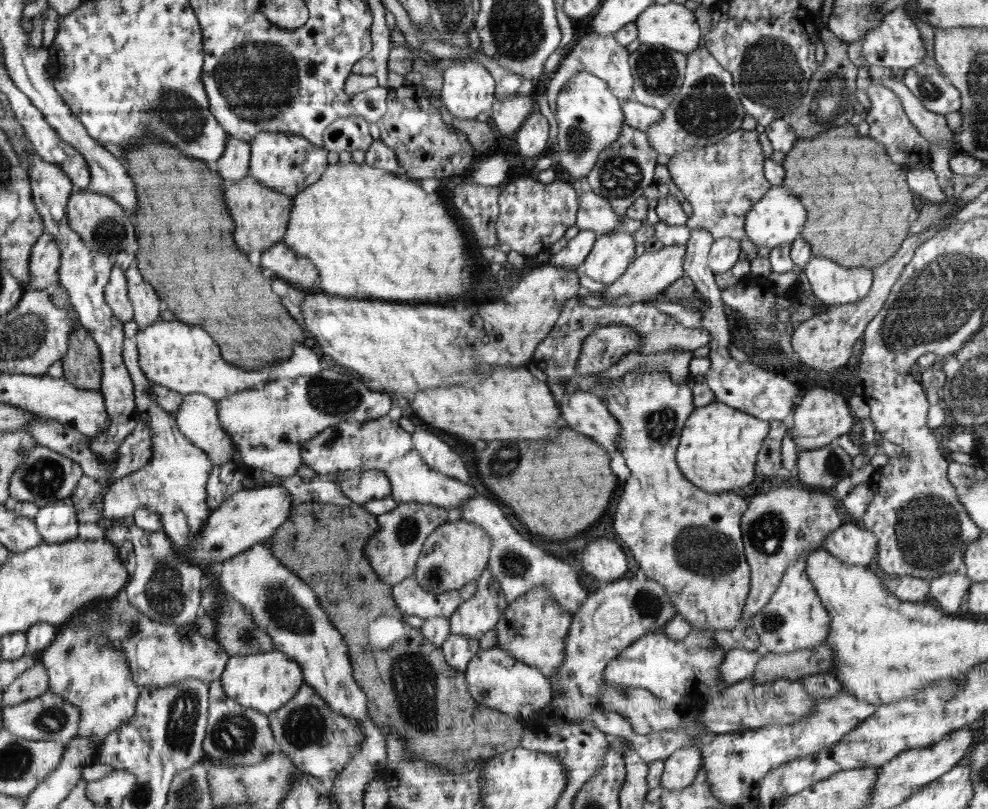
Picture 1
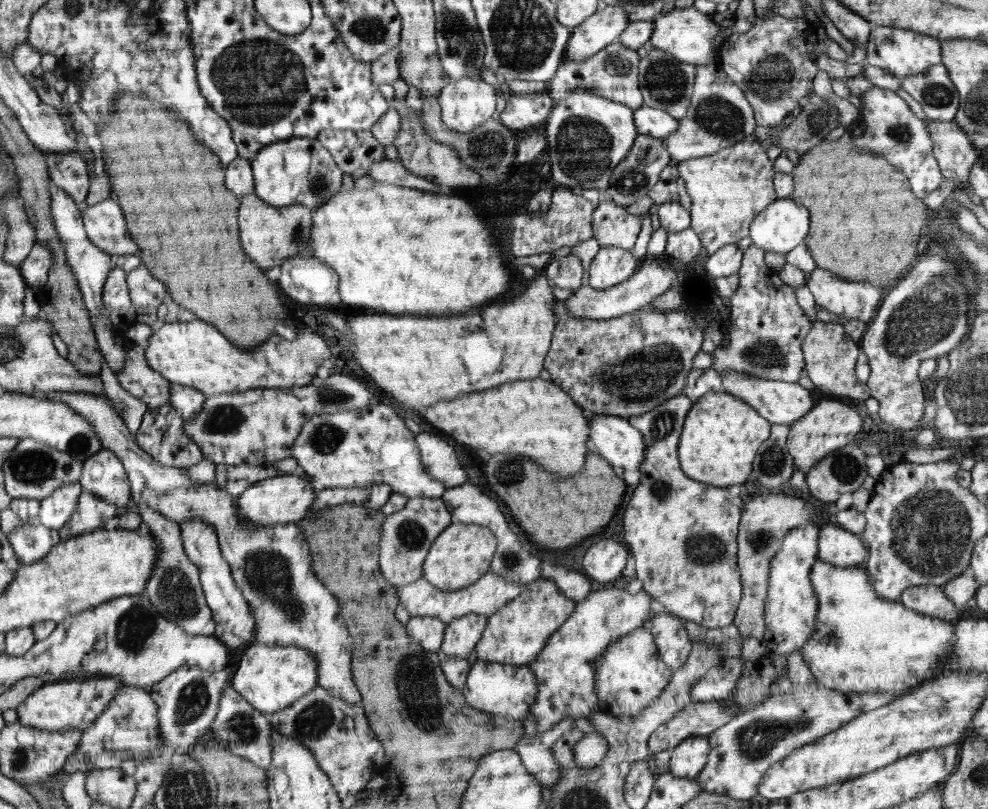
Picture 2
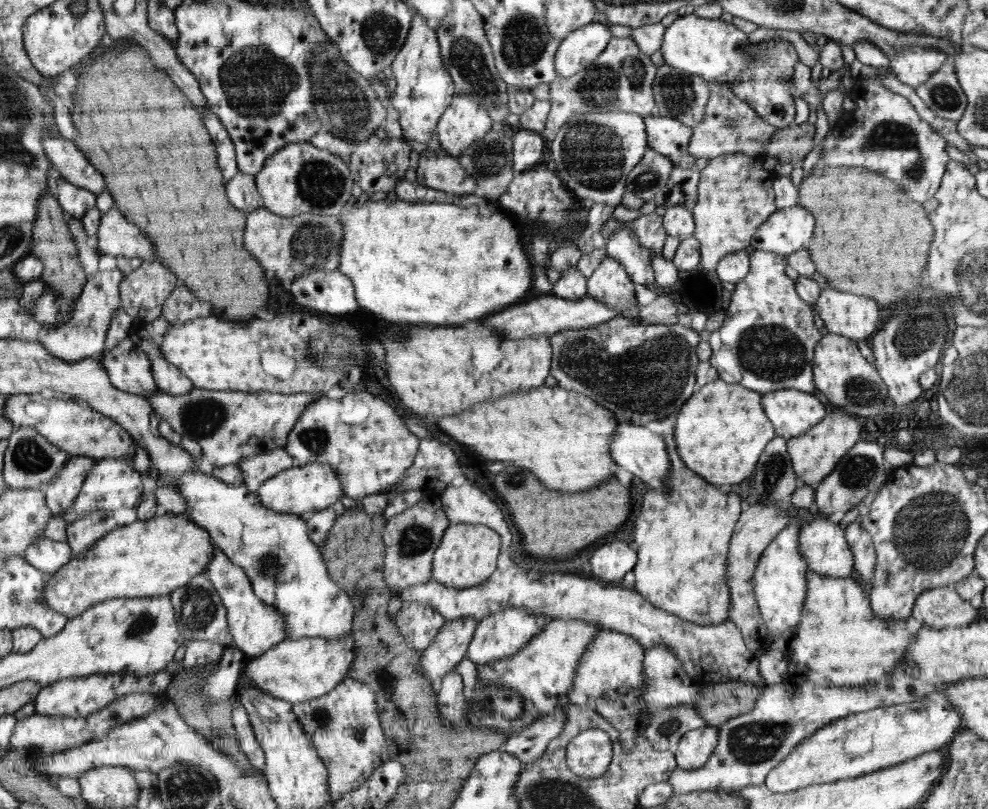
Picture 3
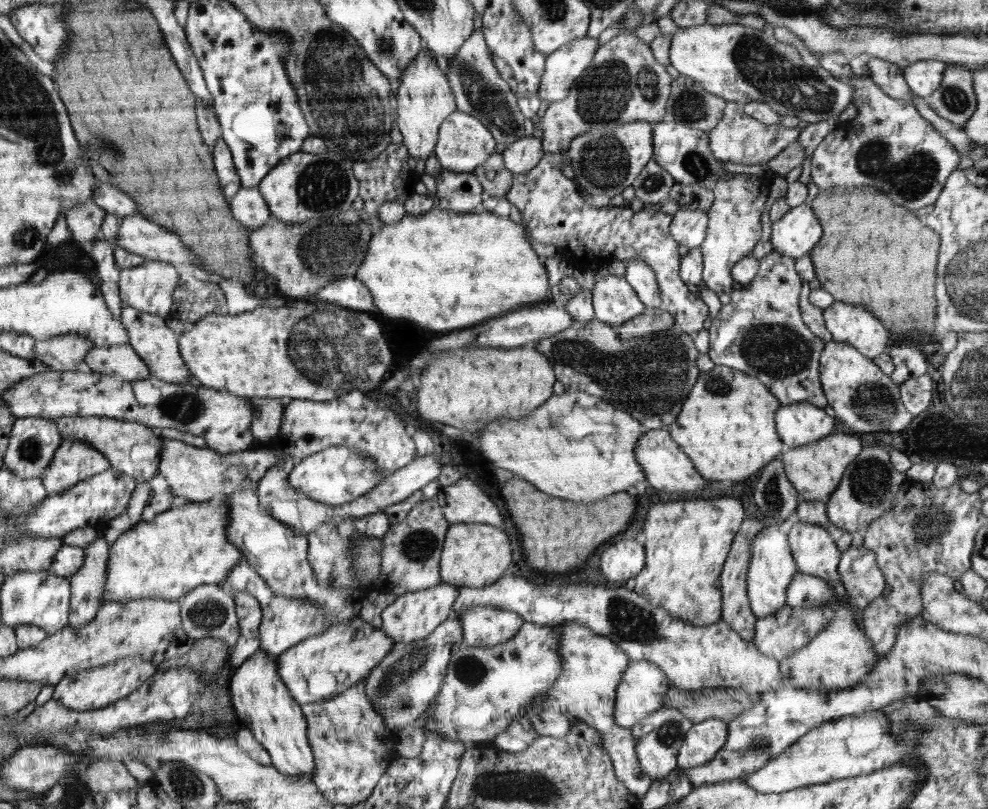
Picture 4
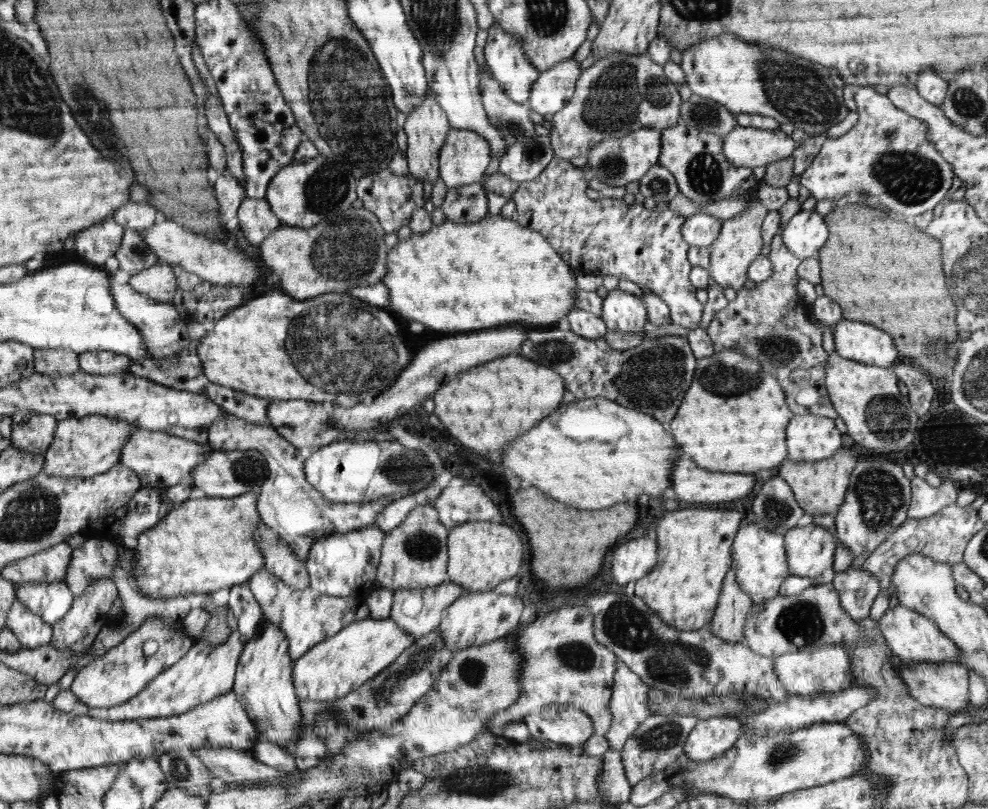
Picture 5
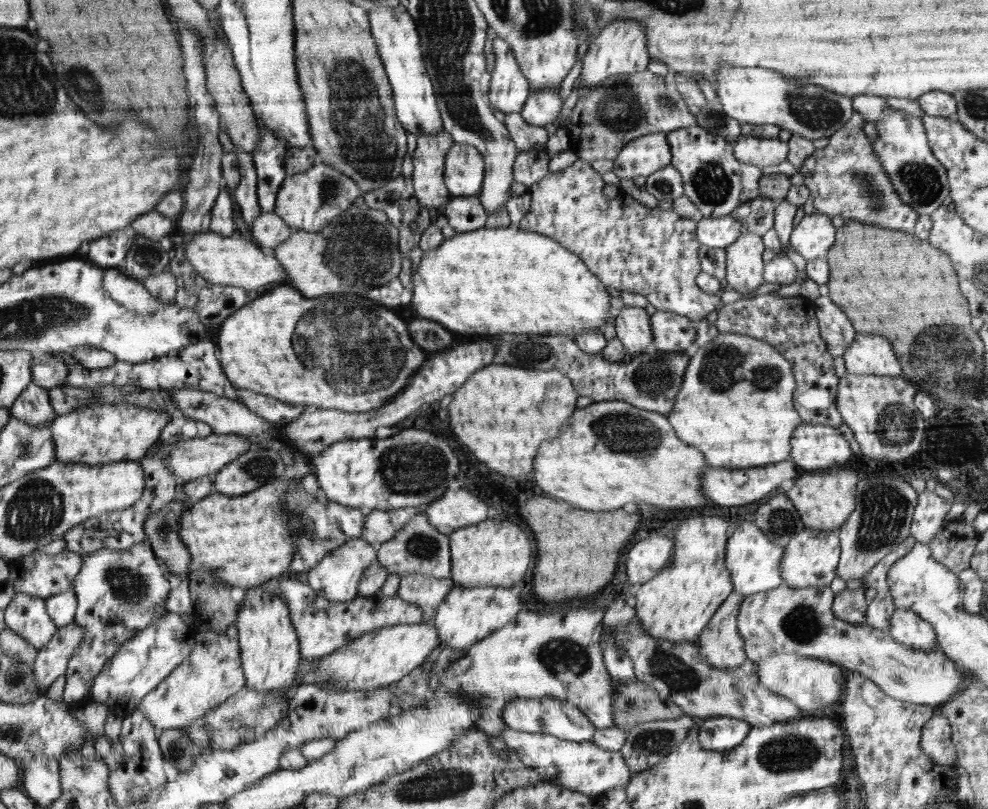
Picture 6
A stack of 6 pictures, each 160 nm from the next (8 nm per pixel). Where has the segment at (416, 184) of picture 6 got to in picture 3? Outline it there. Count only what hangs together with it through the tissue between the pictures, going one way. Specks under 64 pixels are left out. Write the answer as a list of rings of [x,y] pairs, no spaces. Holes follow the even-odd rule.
[[[412,13],[411,30],[402,50],[391,64],[393,89],[391,106],[400,112],[404,139],[427,143],[437,130],[438,119],[450,106],[455,84],[444,67],[437,31],[424,15]]]

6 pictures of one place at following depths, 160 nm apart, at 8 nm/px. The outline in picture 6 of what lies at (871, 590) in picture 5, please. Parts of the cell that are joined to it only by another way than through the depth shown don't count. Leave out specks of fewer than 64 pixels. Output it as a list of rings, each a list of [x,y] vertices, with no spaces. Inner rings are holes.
[[[866,588],[842,589],[833,600],[833,613],[840,619],[854,624],[864,623],[867,615]]]

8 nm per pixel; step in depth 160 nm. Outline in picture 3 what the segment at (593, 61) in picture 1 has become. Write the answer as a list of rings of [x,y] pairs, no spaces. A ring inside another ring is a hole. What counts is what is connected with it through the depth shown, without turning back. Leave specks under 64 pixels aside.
[[[612,37],[607,47],[594,59],[592,65],[568,78],[557,76],[549,84],[551,109],[542,132],[546,147],[570,117],[589,112],[622,111],[641,117],[656,114],[652,82],[658,72],[650,55],[644,54],[631,37]]]

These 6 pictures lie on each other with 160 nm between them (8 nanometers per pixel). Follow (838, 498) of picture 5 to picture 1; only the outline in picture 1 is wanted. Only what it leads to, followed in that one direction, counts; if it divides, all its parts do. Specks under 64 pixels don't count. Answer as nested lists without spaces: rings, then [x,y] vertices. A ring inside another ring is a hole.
[[[816,386],[801,394],[794,408],[794,426],[790,429],[793,443],[800,452],[804,450],[816,450],[824,448],[832,442],[836,442],[842,435],[848,435],[852,430],[855,416],[851,411],[847,400],[831,389]]]

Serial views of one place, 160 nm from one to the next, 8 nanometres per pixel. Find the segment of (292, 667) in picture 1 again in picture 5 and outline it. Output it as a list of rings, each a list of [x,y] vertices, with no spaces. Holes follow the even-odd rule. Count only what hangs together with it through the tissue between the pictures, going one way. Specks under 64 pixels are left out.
[[[390,618],[360,619],[338,634],[324,639],[316,647],[295,662],[295,685],[302,701],[328,702],[351,695],[358,687],[364,686],[372,678],[377,678],[380,671],[391,666],[400,654],[407,652],[416,640],[406,629],[400,628]]]

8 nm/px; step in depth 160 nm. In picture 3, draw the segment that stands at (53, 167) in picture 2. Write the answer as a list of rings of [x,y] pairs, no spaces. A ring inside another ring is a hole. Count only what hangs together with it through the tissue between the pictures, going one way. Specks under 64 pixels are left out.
[[[66,179],[57,180],[58,196],[64,212],[74,220],[82,220],[88,210],[97,206],[97,196],[88,189],[80,188]]]

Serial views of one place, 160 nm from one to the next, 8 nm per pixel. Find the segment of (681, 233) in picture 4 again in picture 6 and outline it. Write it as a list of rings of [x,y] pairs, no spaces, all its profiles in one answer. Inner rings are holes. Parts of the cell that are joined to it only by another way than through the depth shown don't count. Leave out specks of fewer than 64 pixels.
[[[724,216],[700,220],[696,225],[696,240],[708,248],[723,248],[731,245],[744,231],[744,224]]]

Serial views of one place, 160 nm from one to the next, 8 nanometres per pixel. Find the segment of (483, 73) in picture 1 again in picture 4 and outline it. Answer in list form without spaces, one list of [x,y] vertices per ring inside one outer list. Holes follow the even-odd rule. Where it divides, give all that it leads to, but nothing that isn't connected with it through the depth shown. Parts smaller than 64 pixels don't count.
[[[456,110],[440,125],[435,154],[442,168],[457,173],[472,173],[495,151],[496,143],[494,135],[481,120]]]

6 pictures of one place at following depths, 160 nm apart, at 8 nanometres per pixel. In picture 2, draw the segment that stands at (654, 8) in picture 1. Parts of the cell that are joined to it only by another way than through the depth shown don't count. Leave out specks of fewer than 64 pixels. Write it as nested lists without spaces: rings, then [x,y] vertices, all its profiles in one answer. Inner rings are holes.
[[[675,7],[670,12],[657,16],[652,21],[654,28],[649,39],[653,48],[669,52],[676,60],[683,62],[682,64],[708,66],[708,64],[719,63],[718,50],[720,45],[713,47],[712,43],[721,31],[716,29],[712,18],[700,14],[693,7],[684,9]]]

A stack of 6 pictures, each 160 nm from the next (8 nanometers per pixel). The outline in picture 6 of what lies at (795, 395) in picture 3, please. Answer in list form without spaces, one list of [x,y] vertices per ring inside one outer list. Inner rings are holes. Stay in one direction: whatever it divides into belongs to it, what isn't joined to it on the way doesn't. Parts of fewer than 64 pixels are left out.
[[[802,423],[792,434],[791,459],[802,471],[830,471],[845,467],[853,452],[836,428]]]

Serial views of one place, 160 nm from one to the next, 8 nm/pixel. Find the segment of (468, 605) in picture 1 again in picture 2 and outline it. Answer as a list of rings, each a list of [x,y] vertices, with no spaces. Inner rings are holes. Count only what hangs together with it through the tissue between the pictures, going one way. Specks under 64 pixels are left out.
[[[470,613],[446,624],[439,656],[468,658],[486,628],[489,616]]]

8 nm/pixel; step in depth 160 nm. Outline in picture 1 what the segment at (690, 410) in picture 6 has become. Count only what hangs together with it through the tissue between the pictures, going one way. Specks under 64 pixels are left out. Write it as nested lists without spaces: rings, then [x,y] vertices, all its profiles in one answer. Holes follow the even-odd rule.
[[[721,402],[695,408],[681,433],[676,462],[682,474],[708,493],[735,492],[754,480],[754,464],[770,424]]]

